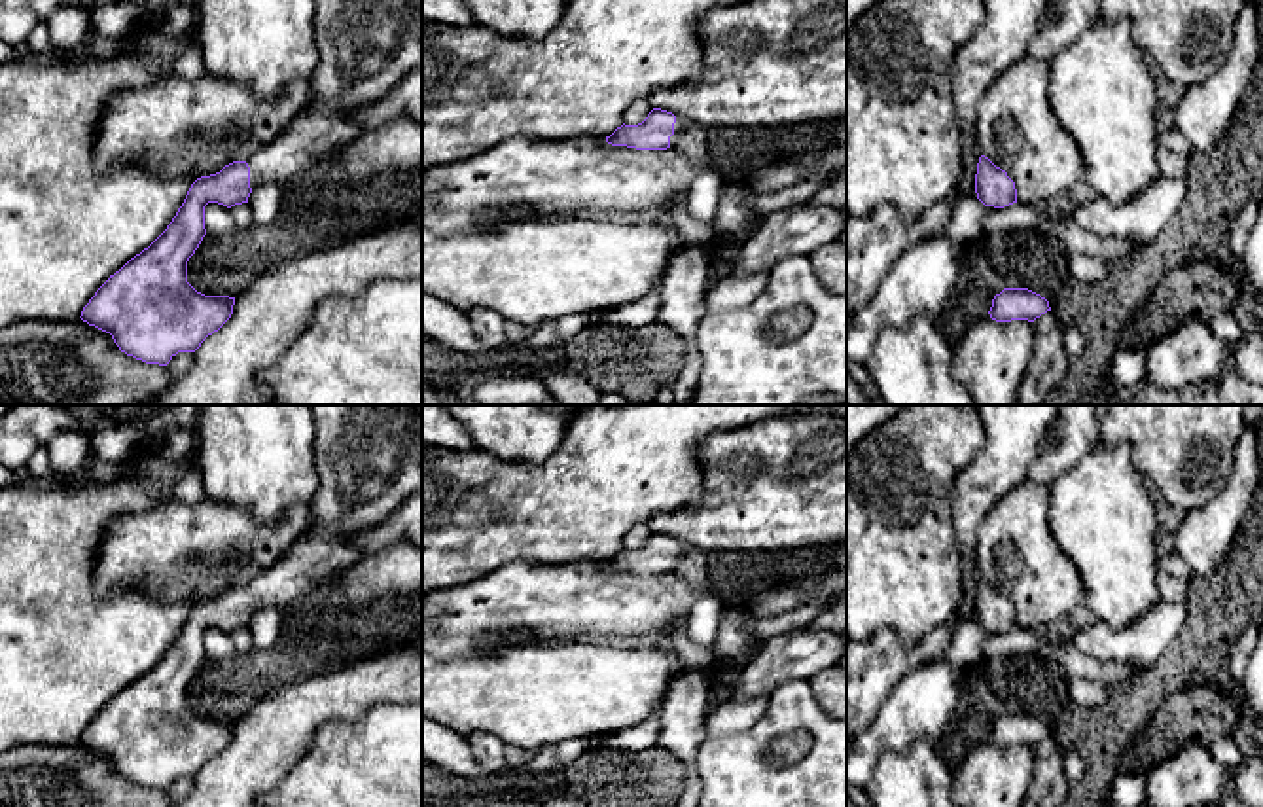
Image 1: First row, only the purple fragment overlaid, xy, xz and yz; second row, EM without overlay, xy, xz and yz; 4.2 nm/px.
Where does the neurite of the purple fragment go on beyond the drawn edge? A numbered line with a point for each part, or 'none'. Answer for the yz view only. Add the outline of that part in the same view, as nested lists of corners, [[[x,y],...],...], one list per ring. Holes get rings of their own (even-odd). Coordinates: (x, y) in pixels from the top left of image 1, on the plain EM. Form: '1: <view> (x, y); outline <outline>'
none

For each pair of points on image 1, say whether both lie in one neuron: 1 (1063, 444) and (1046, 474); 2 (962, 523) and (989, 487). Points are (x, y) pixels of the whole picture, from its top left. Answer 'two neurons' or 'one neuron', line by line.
1: one neuron
2: one neuron

